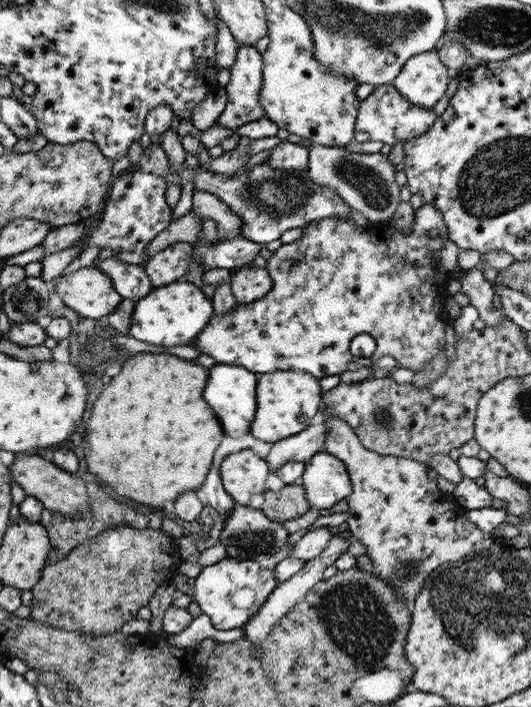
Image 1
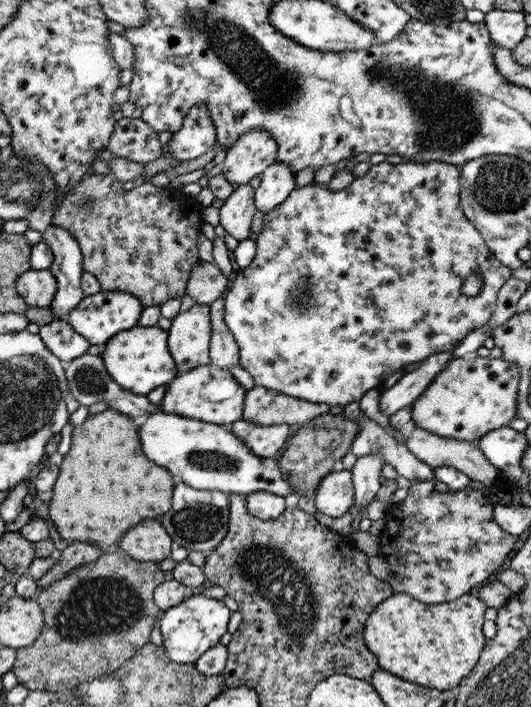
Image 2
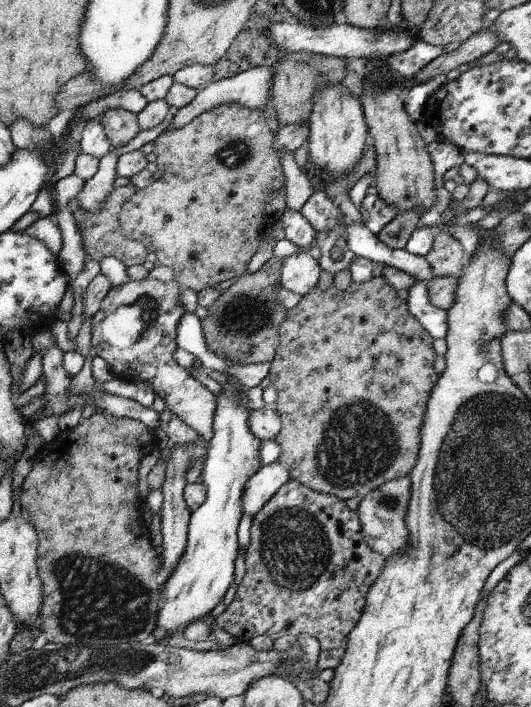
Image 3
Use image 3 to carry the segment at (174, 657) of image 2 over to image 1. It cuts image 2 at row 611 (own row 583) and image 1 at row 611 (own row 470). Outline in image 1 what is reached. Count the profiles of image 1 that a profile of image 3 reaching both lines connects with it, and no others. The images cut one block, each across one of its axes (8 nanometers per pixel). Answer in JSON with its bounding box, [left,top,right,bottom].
[193,557,278,630]

